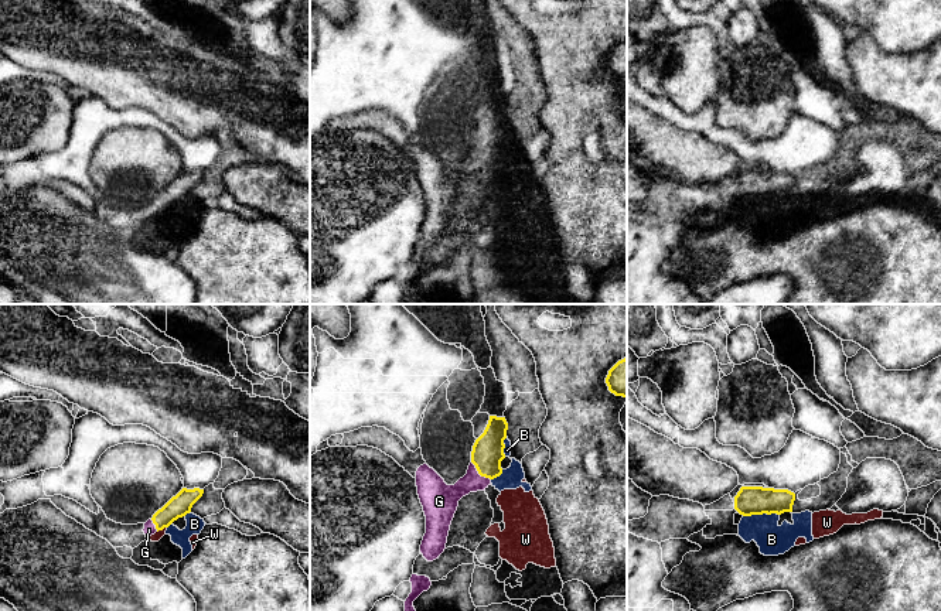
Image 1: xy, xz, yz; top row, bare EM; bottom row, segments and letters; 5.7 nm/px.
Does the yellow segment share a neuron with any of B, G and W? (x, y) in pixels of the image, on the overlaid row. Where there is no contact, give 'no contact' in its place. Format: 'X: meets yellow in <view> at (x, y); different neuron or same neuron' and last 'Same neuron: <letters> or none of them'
B: meets yellow in yz at (760, 514); different neuron
G: meets yellow in xz at (478, 473); same neuron
W: meets yellow in xy at (162, 529); different neuron
Same neuron: G

